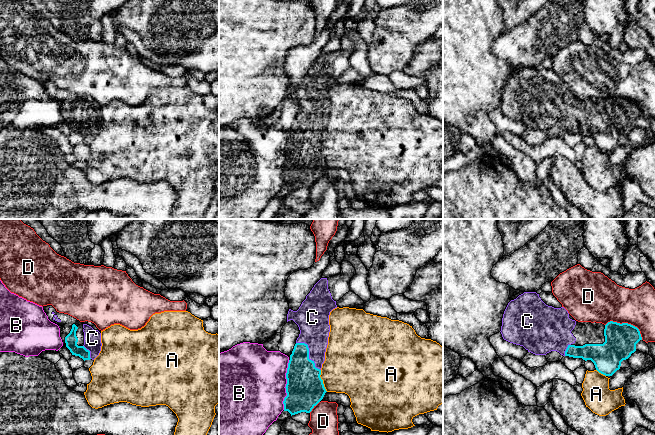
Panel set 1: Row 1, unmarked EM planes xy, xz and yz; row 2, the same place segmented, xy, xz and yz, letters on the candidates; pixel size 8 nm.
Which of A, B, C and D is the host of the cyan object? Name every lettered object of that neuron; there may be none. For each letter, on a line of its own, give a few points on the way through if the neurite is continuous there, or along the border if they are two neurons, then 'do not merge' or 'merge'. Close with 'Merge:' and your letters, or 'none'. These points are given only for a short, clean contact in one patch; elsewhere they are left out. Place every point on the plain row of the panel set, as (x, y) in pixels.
A: along xz (320, 146), (320, 154), (327, 167) | do not merge
B: do not merge
C: merge
D: do not merge
Merge: C

